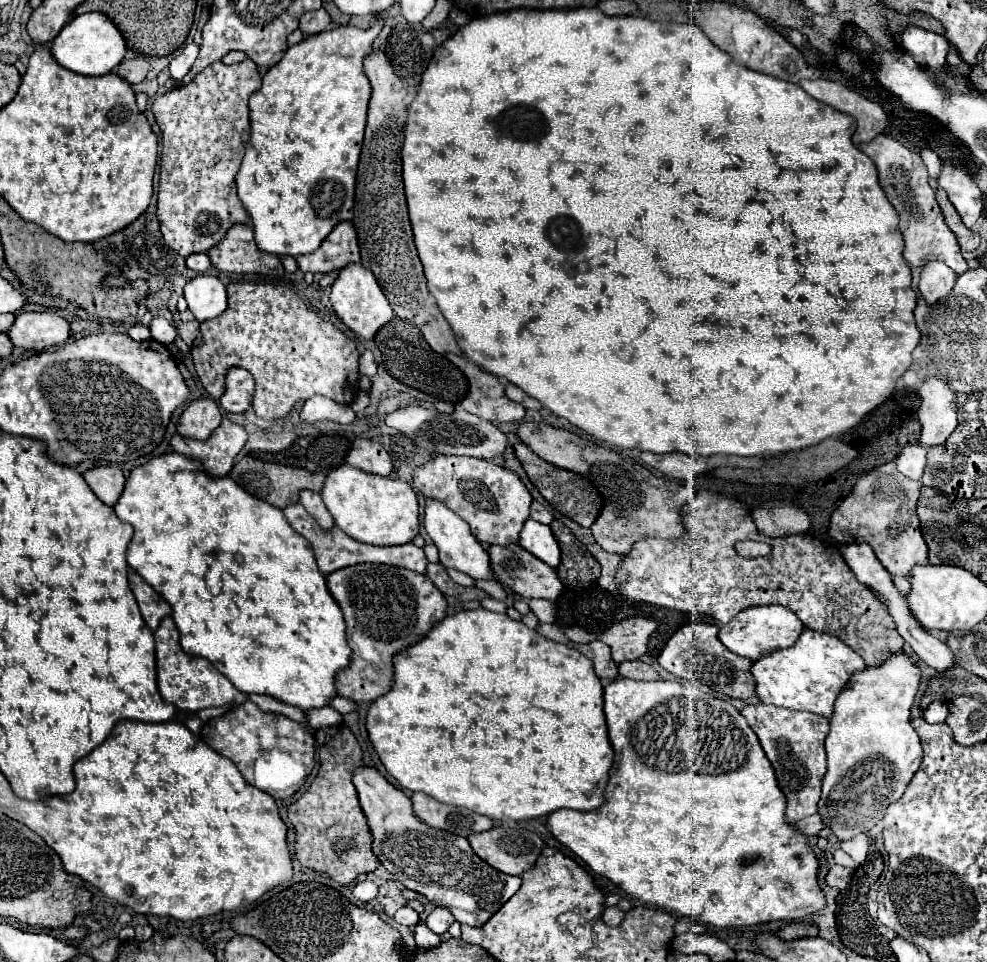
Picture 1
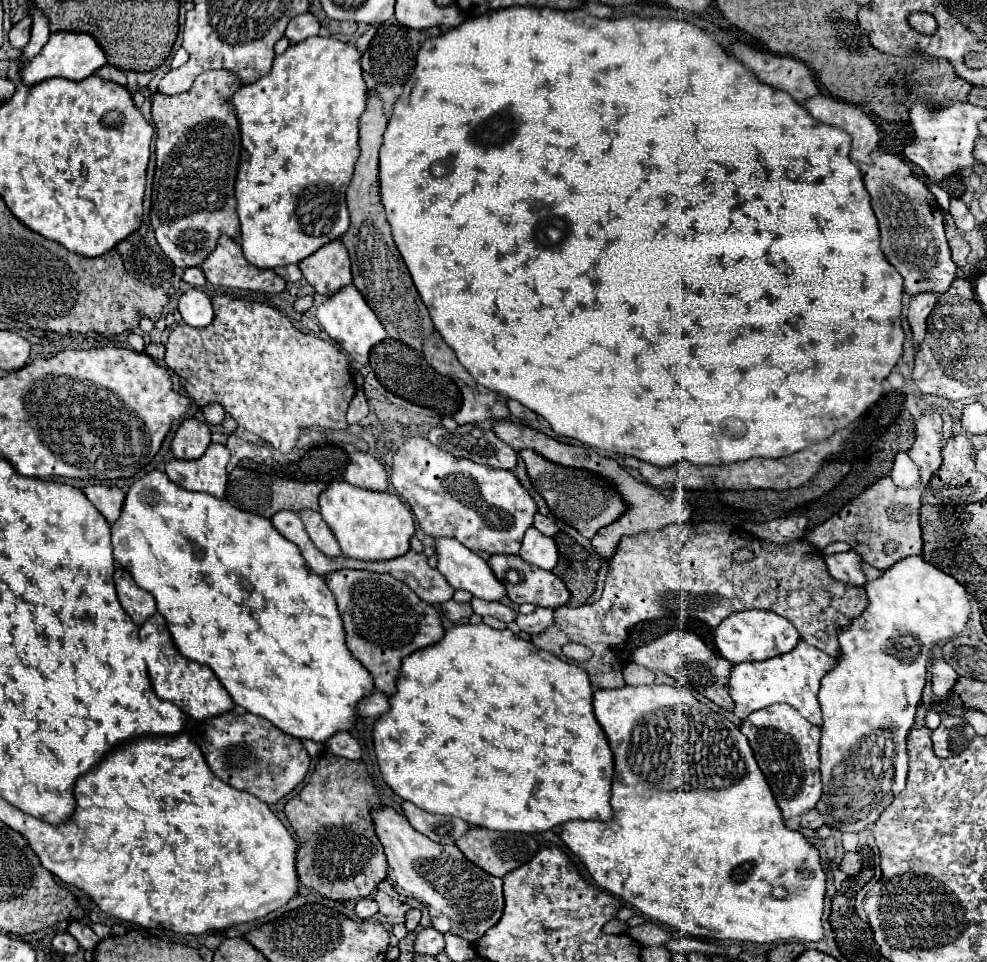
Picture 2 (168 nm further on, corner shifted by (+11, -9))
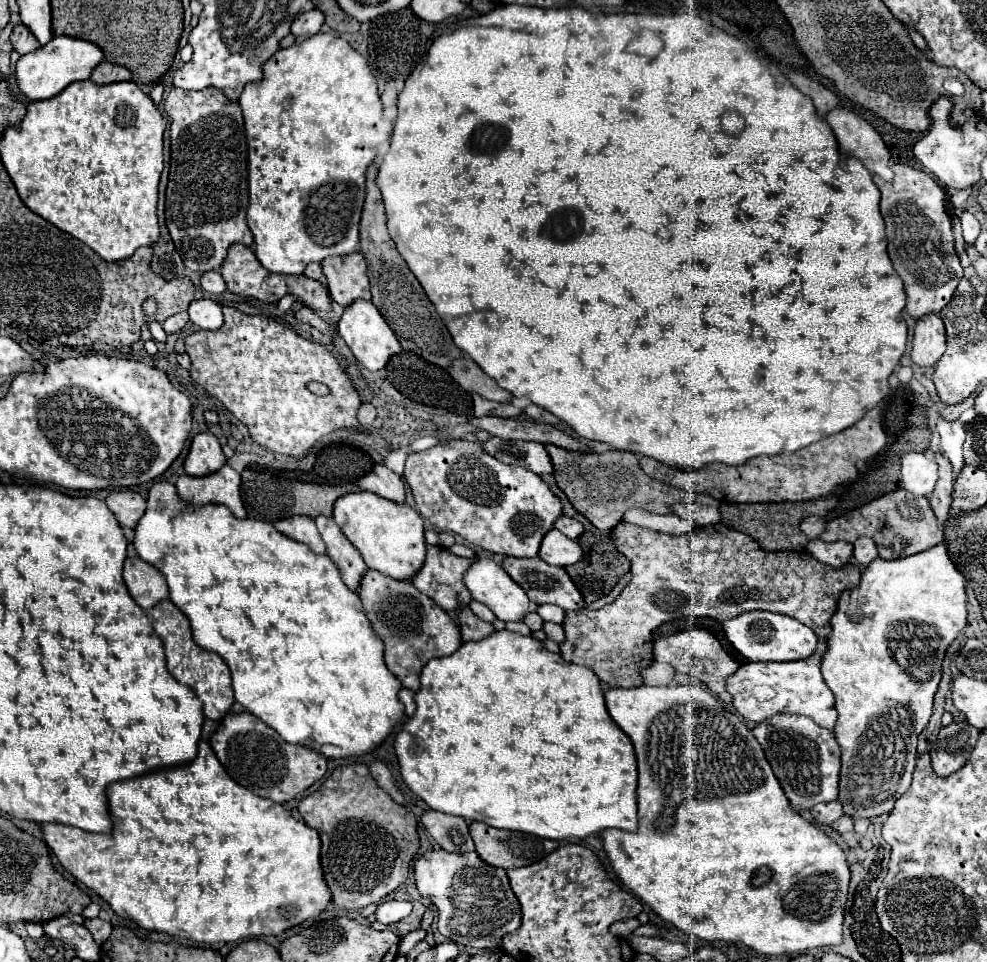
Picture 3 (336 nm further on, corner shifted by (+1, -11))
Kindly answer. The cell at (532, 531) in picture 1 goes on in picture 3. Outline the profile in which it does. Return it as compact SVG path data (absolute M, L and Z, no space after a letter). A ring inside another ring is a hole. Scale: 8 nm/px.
M552 529L544 537L538 555L550 565L568 567L568 565L574 565L576 561L582 559L582 547L574 539L568 539L558 529Z

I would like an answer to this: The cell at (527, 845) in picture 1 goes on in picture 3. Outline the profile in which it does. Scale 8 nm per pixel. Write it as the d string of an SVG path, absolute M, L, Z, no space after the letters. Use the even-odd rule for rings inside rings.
M478 821L470 823L470 835L476 843L476 853L486 863L502 869L532 865L558 847L558 841L520 831L502 831Z

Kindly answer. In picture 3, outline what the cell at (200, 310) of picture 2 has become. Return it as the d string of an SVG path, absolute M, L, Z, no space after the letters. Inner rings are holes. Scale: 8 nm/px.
M200 299L200 301L194 301L190 303L190 321L194 325L198 325L200 329L218 329L224 319L222 319L222 309L216 301L212 299Z

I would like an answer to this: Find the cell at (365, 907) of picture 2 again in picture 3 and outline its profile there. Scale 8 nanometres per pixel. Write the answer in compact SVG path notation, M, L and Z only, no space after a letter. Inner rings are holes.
M384 901L376 909L376 919L382 925L392 925L404 919L406 915L410 915L410 911L412 911L412 903L408 901Z

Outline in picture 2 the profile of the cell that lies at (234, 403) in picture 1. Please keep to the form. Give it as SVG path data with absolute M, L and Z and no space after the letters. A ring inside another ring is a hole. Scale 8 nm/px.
M206 405L204 409L202 409L202 413L204 413L204 419L208 421L208 423L222 423L224 421L224 415L226 415L226 411L224 411L224 407L222 405Z

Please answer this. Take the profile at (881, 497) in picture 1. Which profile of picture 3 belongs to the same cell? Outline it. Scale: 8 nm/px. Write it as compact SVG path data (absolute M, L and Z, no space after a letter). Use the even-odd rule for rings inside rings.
M896 489L888 495L878 497L876 501L872 501L868 505L862 505L862 507L846 513L842 517L828 521L826 533L822 533L820 539L824 539L824 541L846 539L852 543L856 537L864 537L864 535L874 539L874 543L878 547L878 555L882 559L908 557L908 555L926 551L944 539L944 531L940 529L938 519L934 517L934 513L928 505L928 499L926 497L912 497L904 489ZM856 511L860 511L858 517L854 517Z

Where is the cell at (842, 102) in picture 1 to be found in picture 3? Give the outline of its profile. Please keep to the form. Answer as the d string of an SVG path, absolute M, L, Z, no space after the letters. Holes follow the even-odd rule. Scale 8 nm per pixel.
M838 107L828 113L826 121L834 129L842 153L862 161L872 175L878 175L884 181L892 181L894 173L890 169L890 151L886 149L886 143L878 131L866 119L846 107Z

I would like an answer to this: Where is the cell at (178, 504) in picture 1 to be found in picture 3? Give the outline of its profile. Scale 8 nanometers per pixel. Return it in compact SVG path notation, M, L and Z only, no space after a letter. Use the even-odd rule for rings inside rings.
M158 481L150 487L148 509L142 521L138 521L136 525L134 549L144 561L154 563L166 575L168 589L170 589L170 601L182 613L188 615L194 641L208 651L216 651L228 663L230 673L232 673L232 687L234 687L236 701L242 703L246 711L250 711L252 715L262 719L266 725L276 729L288 743L304 745L312 751L322 753L328 759L362 757L378 749L378 745L390 735L396 723L404 717L404 705L398 699L398 691L402 689L402 683L384 663L384 643L376 635L370 619L366 617L358 593L346 587L336 563L328 555L316 555L308 545L296 543L284 537L282 533L274 529L272 523L264 523L256 519L236 519L224 505L206 505L202 509L194 509L194 505L186 505L178 497L176 487L168 481Z

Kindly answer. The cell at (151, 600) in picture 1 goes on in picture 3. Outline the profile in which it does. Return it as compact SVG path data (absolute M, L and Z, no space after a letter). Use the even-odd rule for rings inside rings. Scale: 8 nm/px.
M138 555L124 561L124 581L130 595L142 609L150 609L158 601L168 597L168 585L164 575Z

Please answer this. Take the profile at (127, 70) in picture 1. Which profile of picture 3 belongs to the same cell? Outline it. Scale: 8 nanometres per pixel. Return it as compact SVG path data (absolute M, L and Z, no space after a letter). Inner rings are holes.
M102 61L90 77L96 85L108 85L108 83L116 83L116 81L130 81L132 73L128 69L124 69L122 65L114 65L110 61Z

